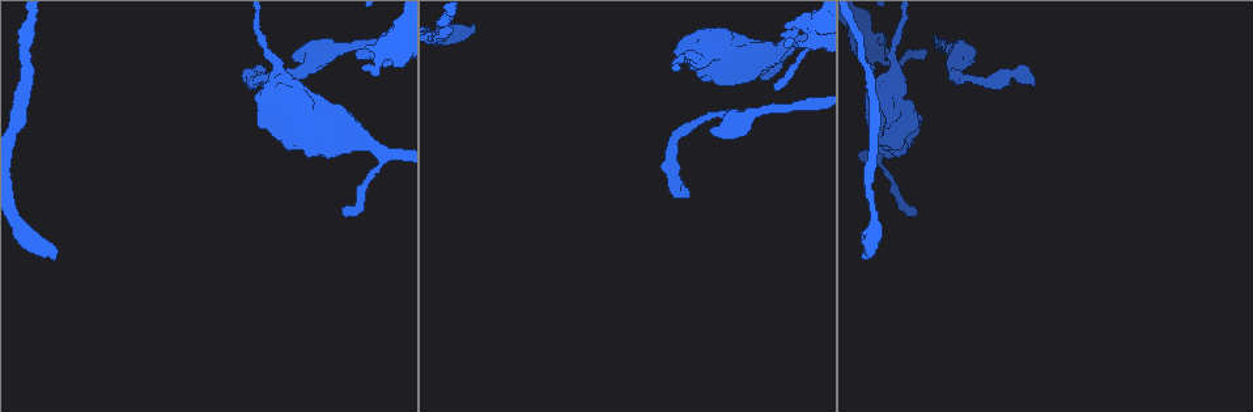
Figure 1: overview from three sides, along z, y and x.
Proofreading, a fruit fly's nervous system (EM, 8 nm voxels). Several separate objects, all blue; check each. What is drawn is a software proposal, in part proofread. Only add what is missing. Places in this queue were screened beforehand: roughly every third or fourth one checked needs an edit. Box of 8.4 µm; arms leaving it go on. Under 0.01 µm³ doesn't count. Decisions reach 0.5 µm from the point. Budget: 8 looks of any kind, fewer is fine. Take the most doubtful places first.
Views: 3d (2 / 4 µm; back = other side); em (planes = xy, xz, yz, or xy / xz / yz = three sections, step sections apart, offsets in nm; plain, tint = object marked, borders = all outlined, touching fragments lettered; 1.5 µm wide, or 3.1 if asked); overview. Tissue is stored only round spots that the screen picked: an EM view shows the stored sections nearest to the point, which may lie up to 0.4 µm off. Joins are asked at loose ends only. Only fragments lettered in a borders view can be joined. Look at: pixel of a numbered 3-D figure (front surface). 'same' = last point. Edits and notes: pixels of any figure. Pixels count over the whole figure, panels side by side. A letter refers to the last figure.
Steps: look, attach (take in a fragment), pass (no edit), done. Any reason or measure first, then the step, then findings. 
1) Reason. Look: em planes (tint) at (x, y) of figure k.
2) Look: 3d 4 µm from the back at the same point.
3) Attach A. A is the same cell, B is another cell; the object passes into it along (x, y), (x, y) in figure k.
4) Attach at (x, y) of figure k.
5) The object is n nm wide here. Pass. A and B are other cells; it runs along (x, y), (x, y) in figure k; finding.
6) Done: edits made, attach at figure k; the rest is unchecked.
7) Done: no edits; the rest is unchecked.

Branch stops here. Look: 3d 4 µm from the back at (689, 193) of figure 1.

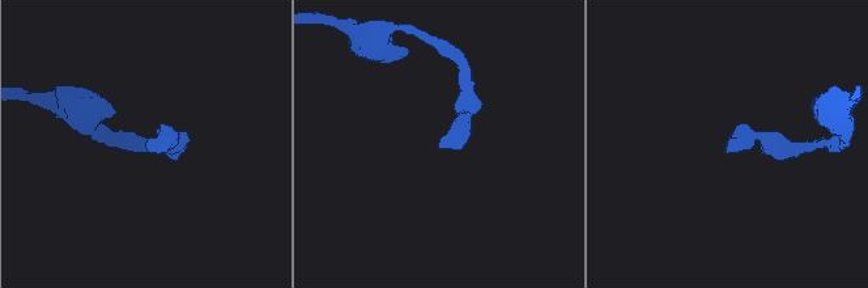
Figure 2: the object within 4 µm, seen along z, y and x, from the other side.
Need the tissue. Look: em xy step 4 (borders) at (146, 146) of figure 2.

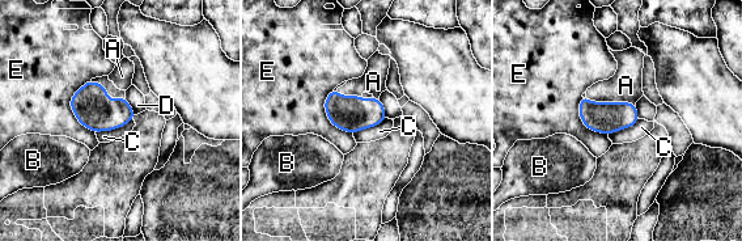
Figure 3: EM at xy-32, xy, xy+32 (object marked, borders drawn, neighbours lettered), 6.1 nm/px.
Another direction. Look: em xz step 8 (borders) at the same point.

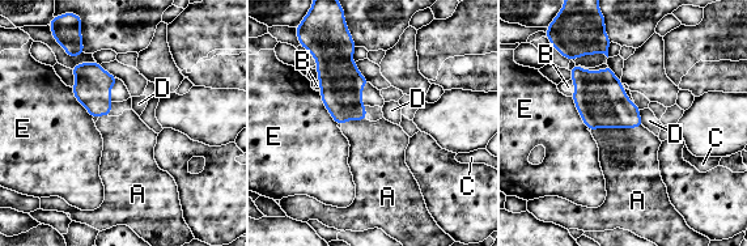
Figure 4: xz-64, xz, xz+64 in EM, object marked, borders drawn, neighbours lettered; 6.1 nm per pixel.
The longest contact is with A, 320 nm. Attach A. A is the same cell, B, C, D and E are other cells; the object passes into it along (599, 98), (616, 127), (628, 157) in figure 4; it goes on there.

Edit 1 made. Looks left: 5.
Look: overview.

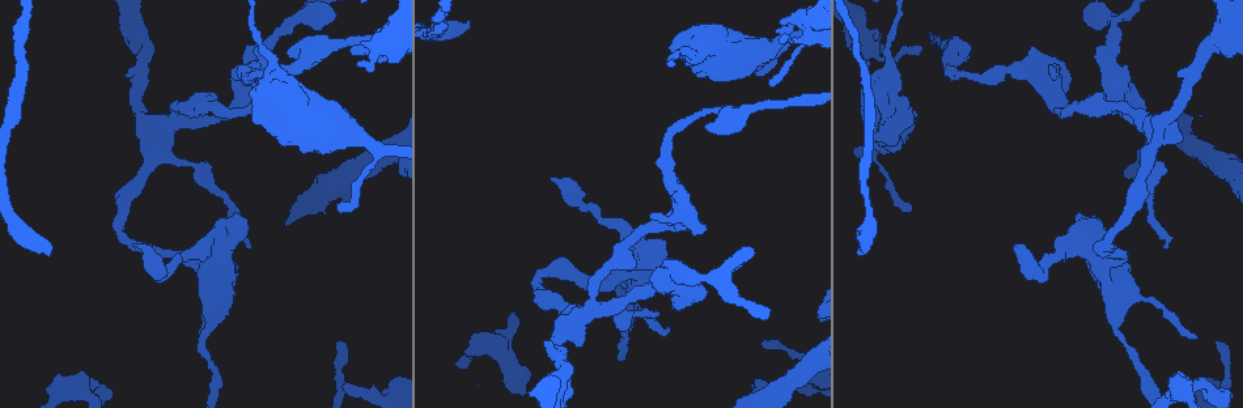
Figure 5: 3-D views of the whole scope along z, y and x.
Look: em xz step 4 (borders) at (870, 63) of figure 5.

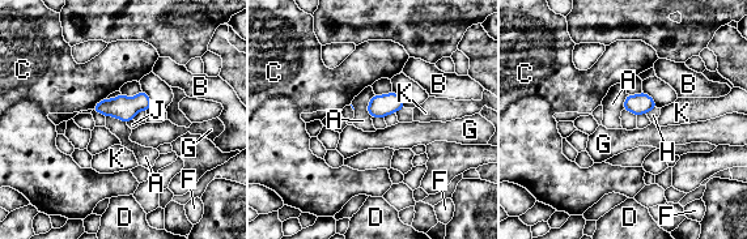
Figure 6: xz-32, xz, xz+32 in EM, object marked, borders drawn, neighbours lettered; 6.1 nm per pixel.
The longest contact is with A, 150 nm. Pass. A, B, C, D, F, G, H, J and K are other cells; a border runs along (374, 94), (366, 107), (370, 116) in figure 6; no lettered fragment goes on from it.

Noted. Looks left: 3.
An open end. Look: em planes (borders) at (337, 207) of figure 5.

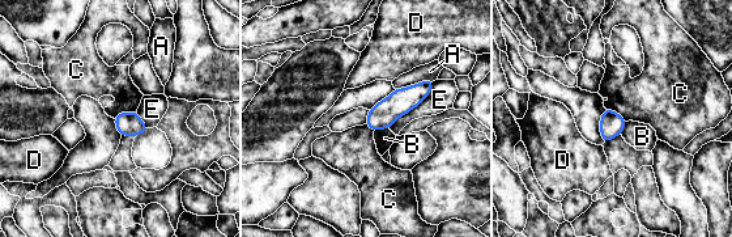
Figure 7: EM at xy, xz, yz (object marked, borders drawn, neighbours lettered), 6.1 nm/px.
The object is 140 nm wide here. Pass. A, B, C, D and E are other cells; it runs along (429, 83), (370, 122) in figure 7; no lettered fragment goes on from it.

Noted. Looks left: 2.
Done: edits made, attach at figure 4; the rest is unchecked.

